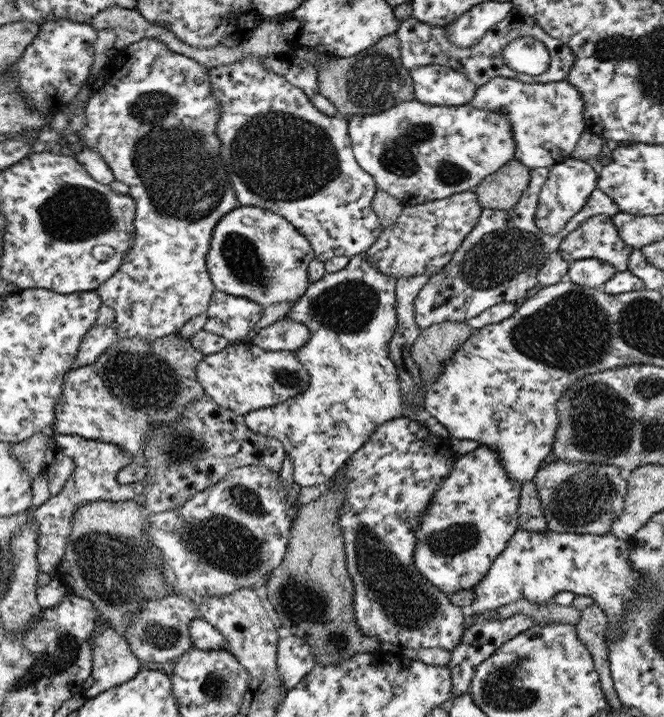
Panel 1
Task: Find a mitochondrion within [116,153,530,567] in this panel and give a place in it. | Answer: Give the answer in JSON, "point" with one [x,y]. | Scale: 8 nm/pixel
{"point":[346,307]}

